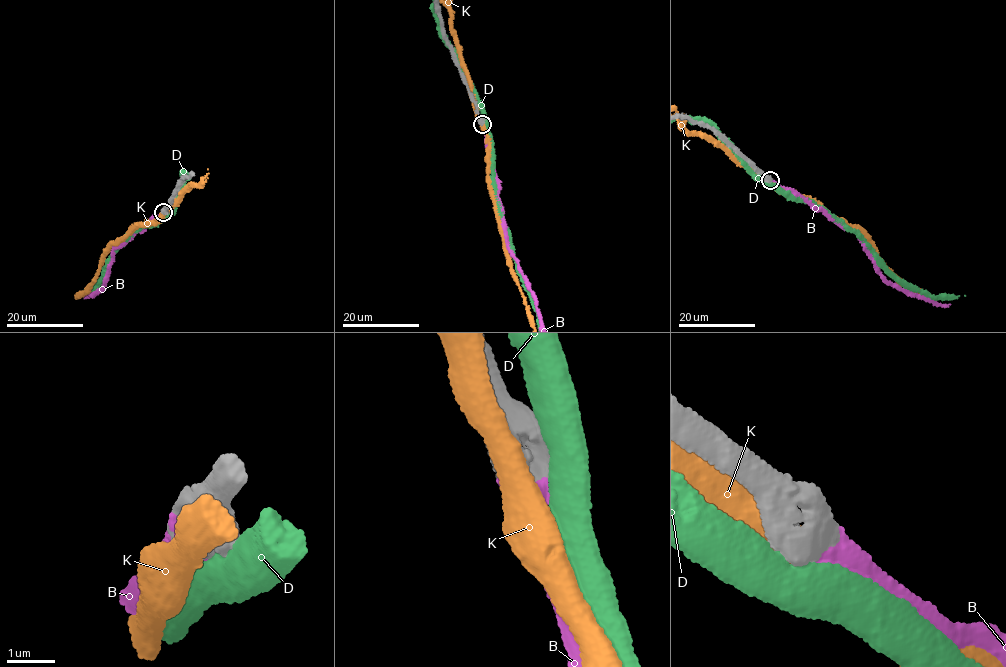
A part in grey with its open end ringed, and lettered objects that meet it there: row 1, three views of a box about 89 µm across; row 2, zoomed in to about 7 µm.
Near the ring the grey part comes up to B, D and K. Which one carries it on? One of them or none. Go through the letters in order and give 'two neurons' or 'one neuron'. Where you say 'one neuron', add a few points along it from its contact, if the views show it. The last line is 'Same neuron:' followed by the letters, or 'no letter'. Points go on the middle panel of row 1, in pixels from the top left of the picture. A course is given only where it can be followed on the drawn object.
B: one neuron
D: two neurons
K: two neurons
Same neuron: B

